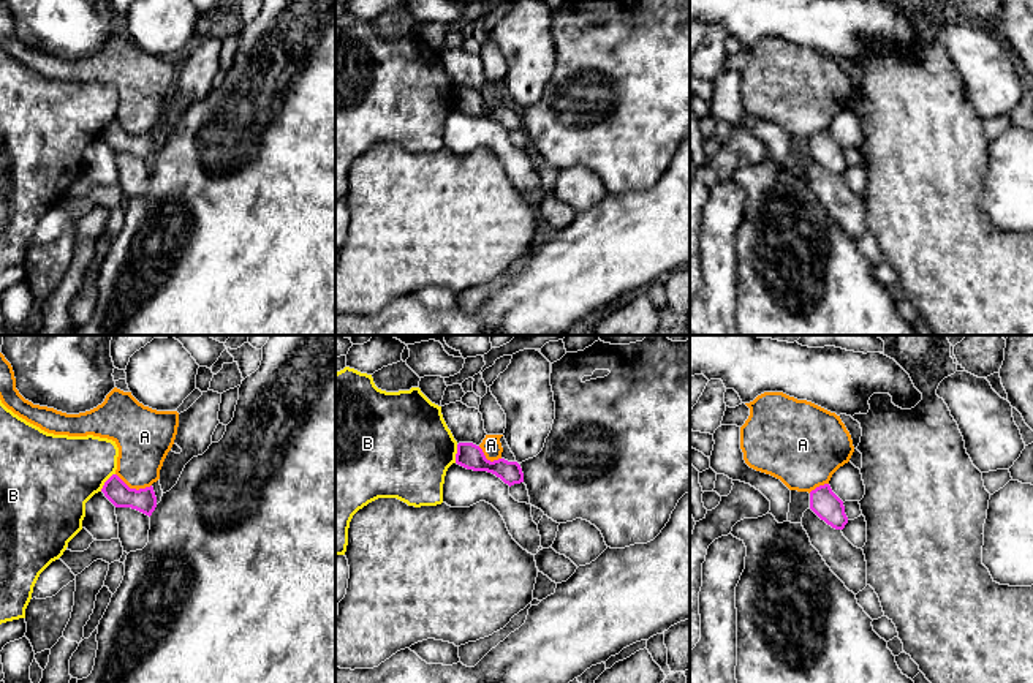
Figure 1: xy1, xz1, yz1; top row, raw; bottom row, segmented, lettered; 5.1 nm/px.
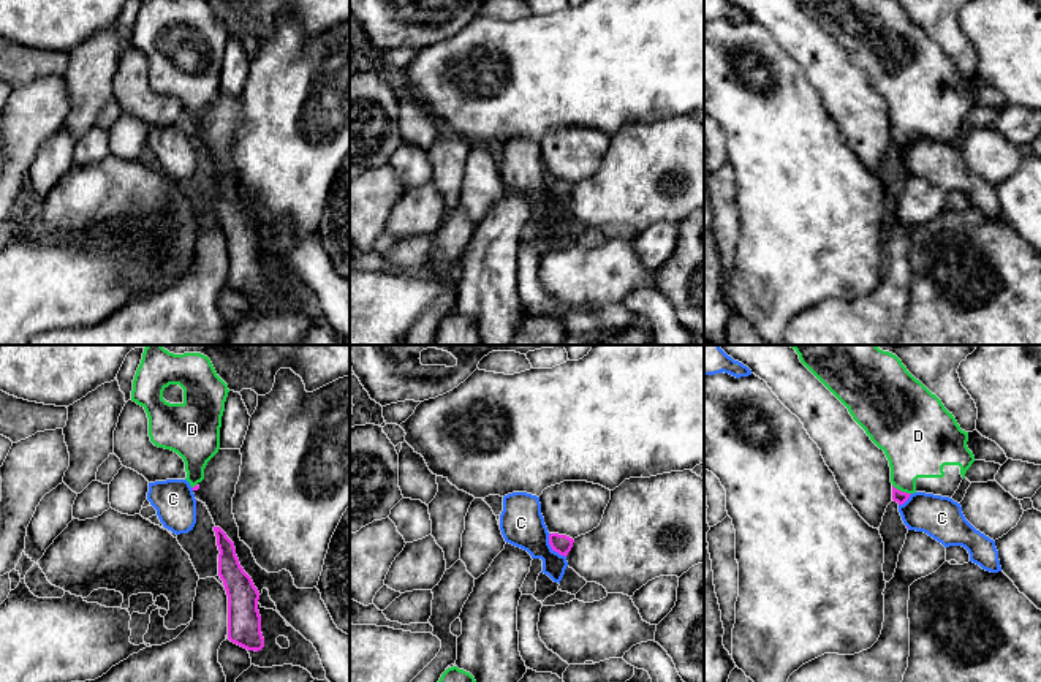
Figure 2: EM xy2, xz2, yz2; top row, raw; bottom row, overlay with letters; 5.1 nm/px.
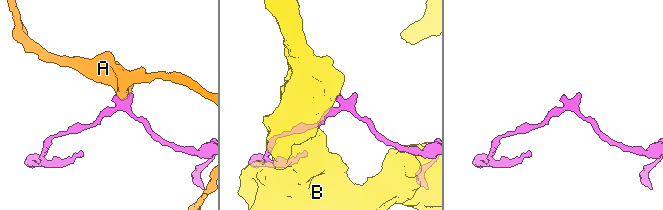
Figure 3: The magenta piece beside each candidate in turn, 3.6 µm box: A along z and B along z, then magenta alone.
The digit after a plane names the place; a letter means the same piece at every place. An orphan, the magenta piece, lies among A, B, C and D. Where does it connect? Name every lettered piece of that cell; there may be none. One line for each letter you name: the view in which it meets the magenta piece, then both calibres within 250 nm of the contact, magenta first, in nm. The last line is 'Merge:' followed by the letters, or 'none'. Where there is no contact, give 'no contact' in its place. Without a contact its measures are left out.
D: contact in yz2; calibres 70 and 340 nm
Merge: D

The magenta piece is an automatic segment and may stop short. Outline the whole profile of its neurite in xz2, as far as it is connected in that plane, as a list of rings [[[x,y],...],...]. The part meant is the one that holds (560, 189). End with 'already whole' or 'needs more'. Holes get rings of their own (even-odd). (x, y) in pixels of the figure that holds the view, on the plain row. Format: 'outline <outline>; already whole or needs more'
outline [[[551,179],[549,190],[552,196],[558,198],[560,201],[568,201],[573,193],[574,185],[566,180]]]; already whole

